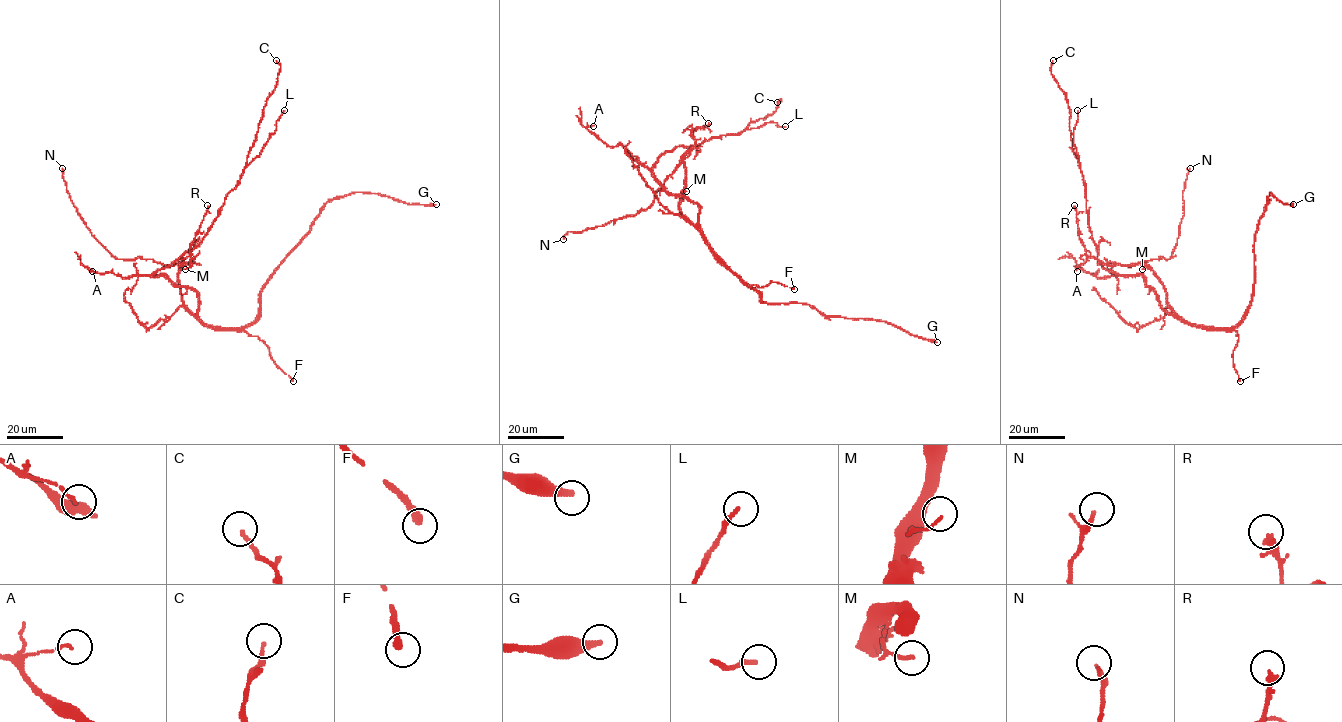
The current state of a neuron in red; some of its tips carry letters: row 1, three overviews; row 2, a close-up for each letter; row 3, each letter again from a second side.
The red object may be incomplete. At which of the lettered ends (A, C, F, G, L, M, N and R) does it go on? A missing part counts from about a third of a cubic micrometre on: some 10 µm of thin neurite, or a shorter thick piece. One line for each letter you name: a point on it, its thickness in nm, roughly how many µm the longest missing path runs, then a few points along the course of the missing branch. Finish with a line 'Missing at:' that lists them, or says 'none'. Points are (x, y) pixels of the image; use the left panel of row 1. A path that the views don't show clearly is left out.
G: at (436, 204); 380 nm thick; about 200 µm are missing
Missing at: G

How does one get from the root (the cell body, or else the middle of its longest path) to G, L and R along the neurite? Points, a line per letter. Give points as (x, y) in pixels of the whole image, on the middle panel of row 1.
G: (699, 212), (699, 230), (706, 244), (760, 294), (762, 302), (803, 303), (828, 317), (880, 320), (937, 342)
L: (699, 212), (656, 179), (658, 158), (678, 146), (697, 147), (766, 123), (785, 126)
R: (699, 212), (695, 224), (680, 212), (680, 198), (684, 186), (683, 156), (694, 144), (691, 134), (708, 123)

